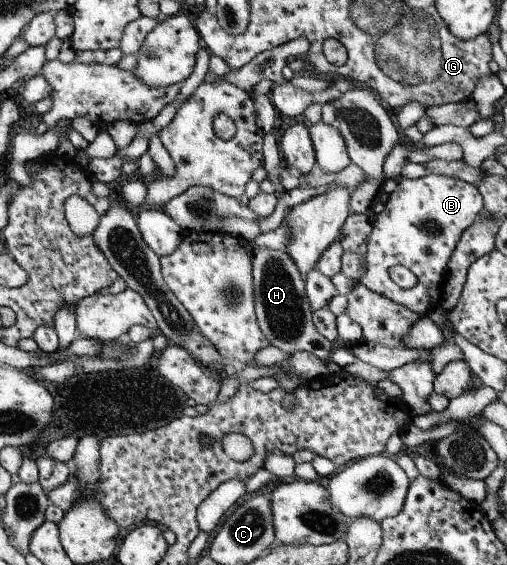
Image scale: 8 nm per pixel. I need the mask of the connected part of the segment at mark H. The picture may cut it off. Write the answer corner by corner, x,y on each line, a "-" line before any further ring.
269,247
249,249
251,276
253,277
253,308
255,318
268,343
292,355
295,351
309,351
326,364
328,373
340,368
329,360
330,342
315,329
311,320
311,307
304,293
302,274
284,250

